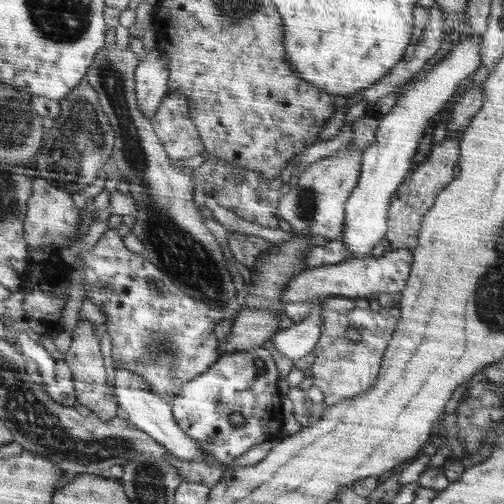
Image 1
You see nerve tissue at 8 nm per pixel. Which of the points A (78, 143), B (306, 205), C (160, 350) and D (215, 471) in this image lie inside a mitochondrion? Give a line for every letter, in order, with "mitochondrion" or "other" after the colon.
A: mitochondrion
B: mitochondrion
C: mitochondrion
D: other

